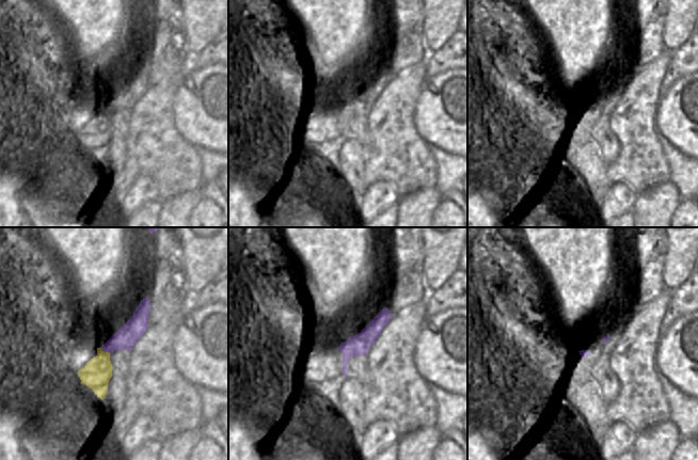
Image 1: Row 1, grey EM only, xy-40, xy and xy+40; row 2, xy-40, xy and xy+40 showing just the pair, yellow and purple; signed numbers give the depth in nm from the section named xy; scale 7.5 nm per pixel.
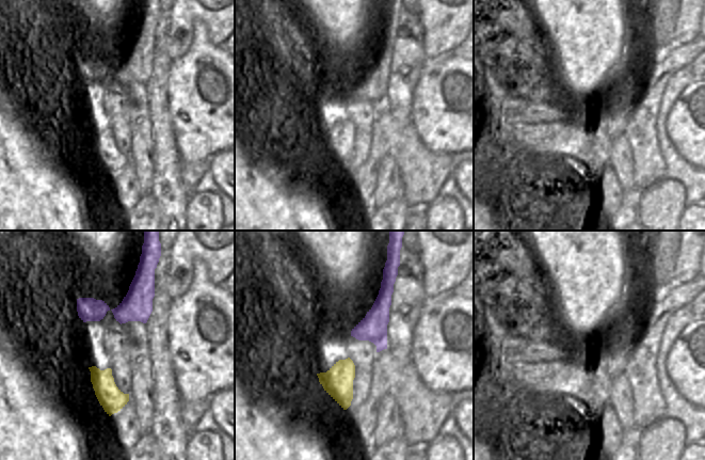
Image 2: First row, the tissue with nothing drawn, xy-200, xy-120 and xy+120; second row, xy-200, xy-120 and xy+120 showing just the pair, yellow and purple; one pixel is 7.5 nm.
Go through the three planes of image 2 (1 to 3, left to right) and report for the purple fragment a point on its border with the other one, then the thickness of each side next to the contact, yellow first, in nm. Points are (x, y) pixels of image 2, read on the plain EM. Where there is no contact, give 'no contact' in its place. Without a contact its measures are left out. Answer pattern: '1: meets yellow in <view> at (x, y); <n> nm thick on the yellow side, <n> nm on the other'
1: no contact
2: no contact
3: no contact

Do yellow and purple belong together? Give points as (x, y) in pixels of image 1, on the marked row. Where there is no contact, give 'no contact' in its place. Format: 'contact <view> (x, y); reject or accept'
contact xy-40 (104, 351); reject

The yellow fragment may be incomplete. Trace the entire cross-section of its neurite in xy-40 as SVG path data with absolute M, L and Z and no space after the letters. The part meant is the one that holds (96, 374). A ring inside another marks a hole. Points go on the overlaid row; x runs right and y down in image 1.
M97 348L97 355L91 359L77 374L81 384L85 384L93 390L97 397L105 399L112 370L110 353Z

